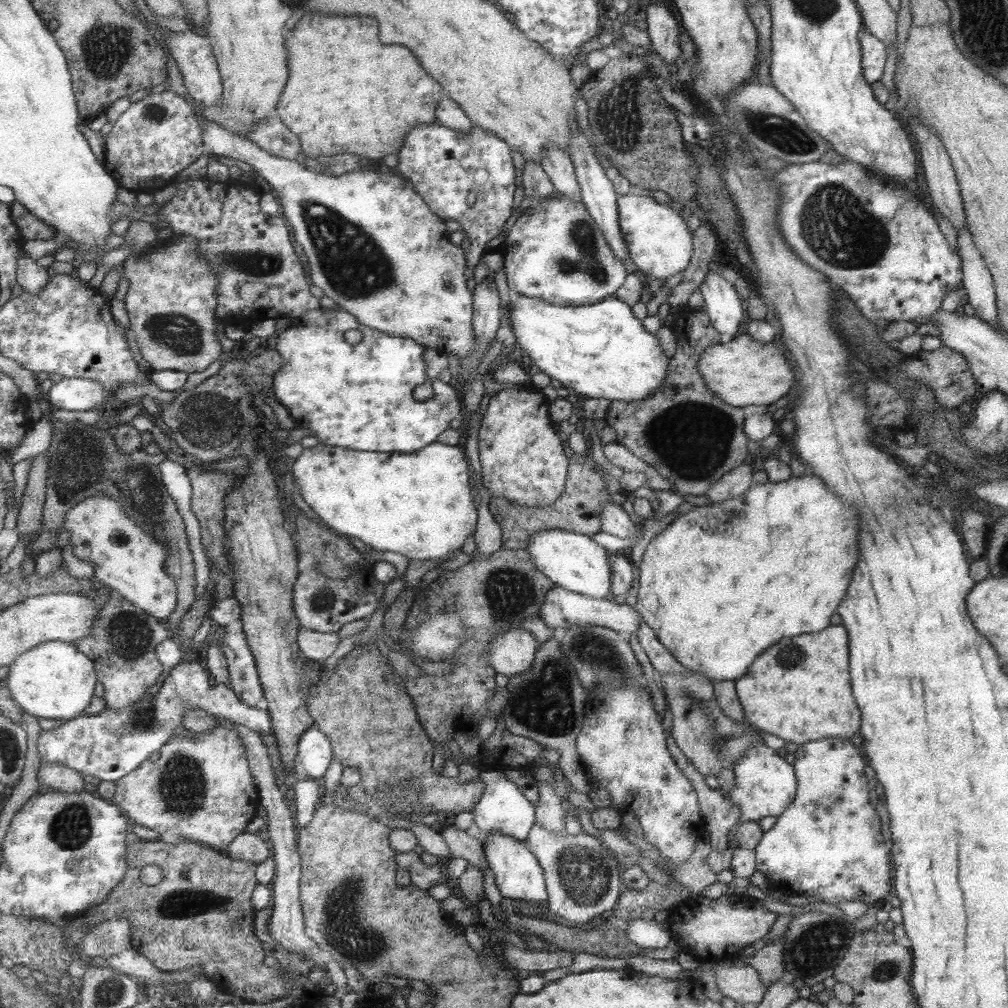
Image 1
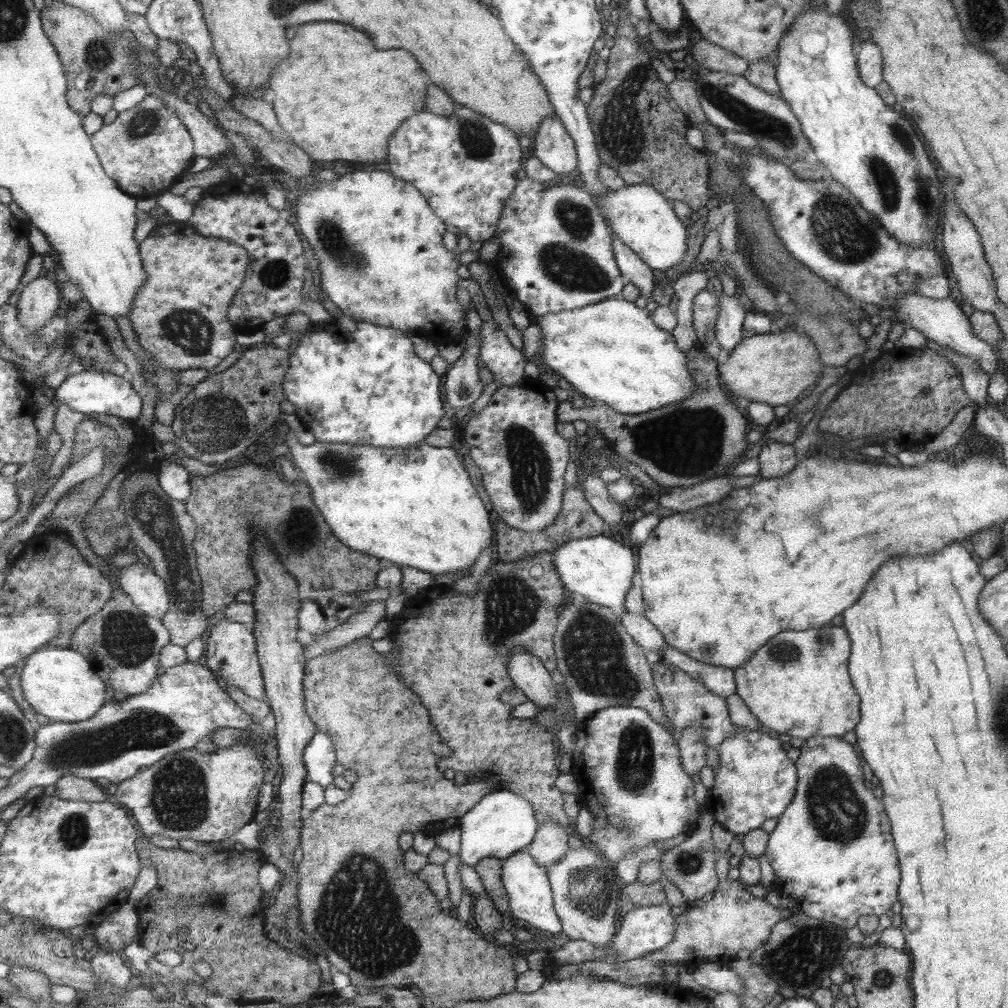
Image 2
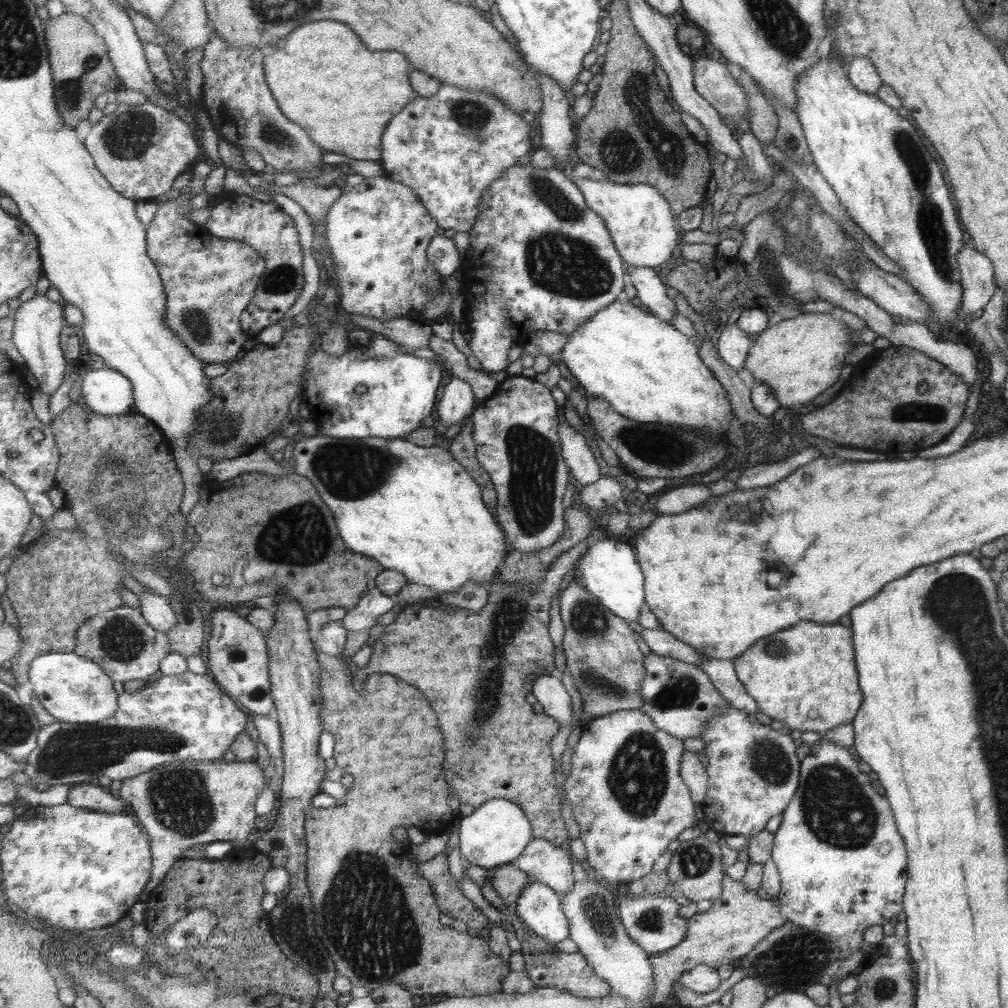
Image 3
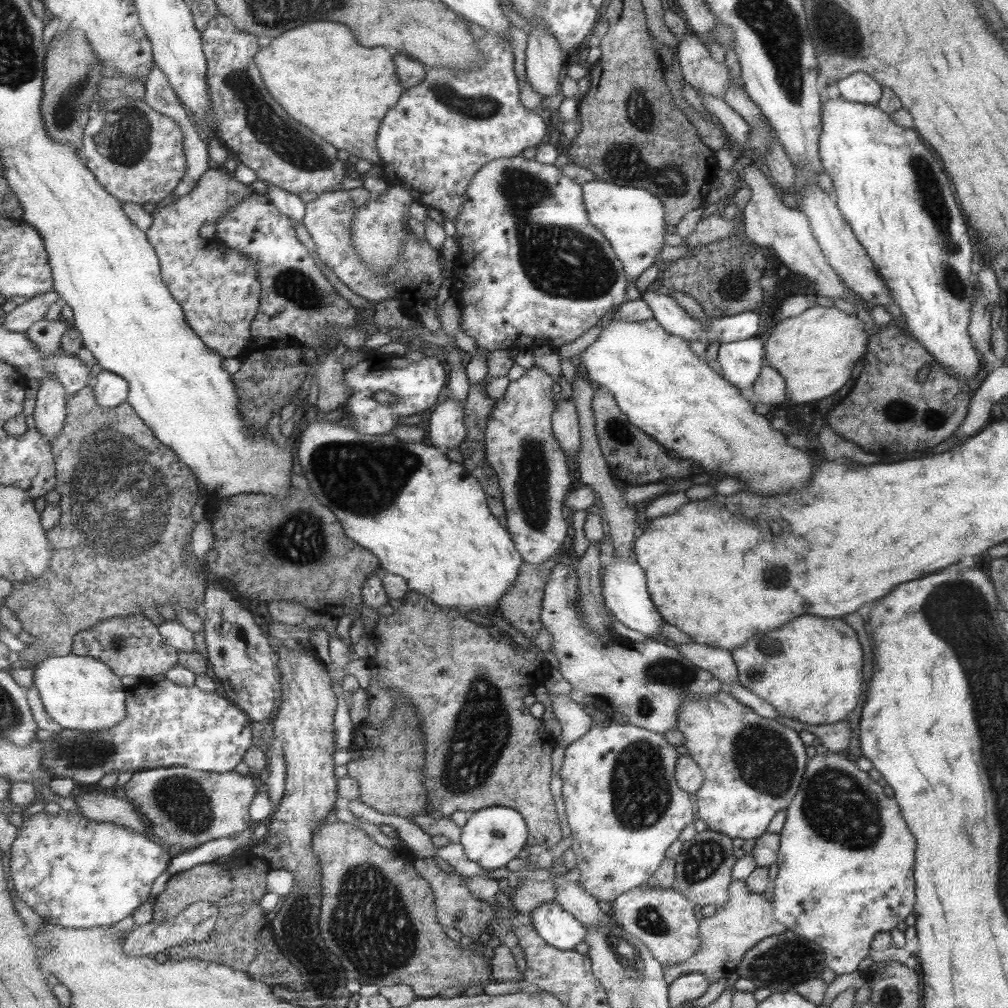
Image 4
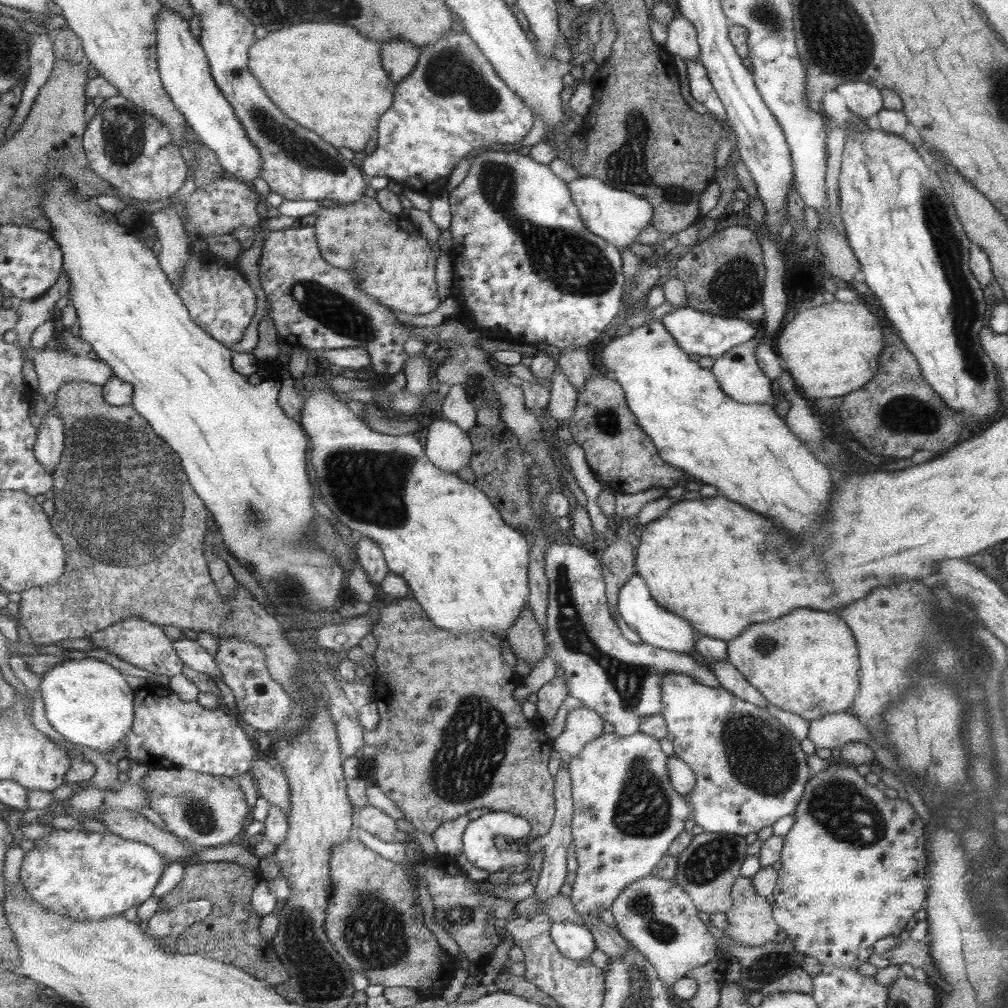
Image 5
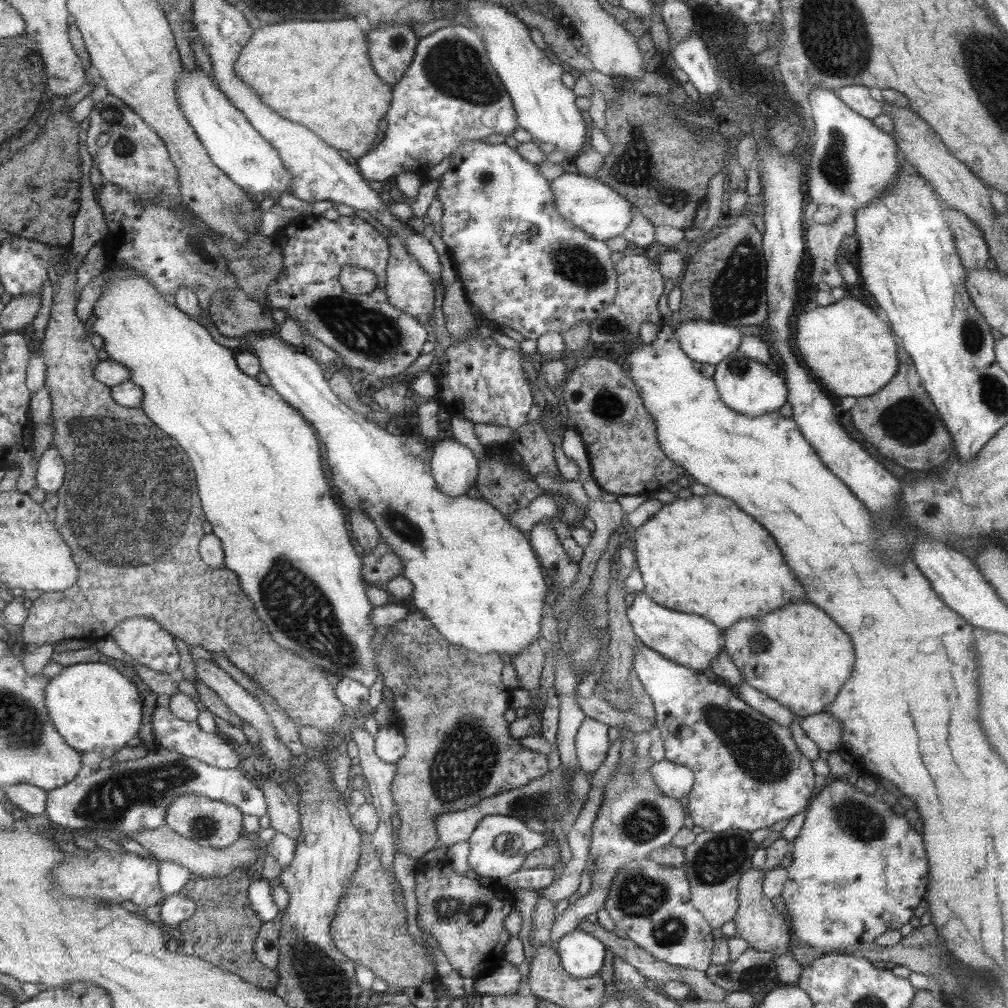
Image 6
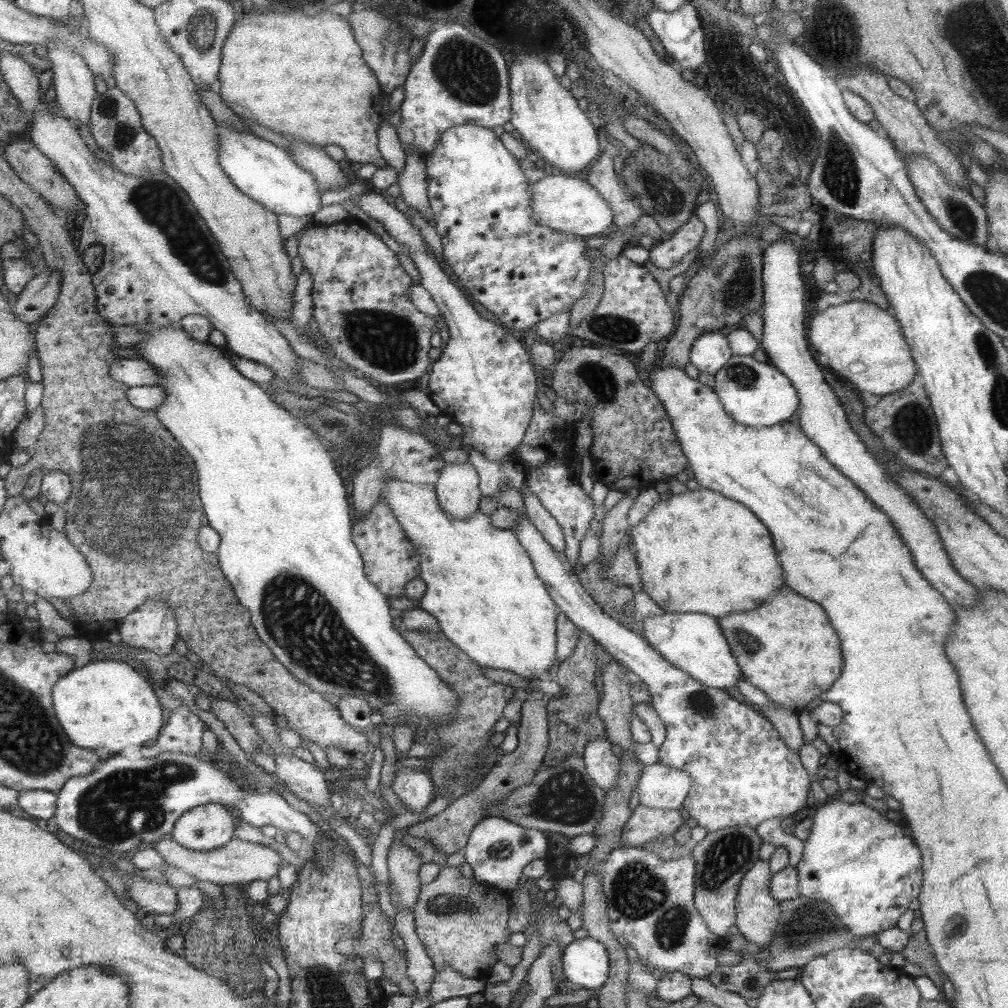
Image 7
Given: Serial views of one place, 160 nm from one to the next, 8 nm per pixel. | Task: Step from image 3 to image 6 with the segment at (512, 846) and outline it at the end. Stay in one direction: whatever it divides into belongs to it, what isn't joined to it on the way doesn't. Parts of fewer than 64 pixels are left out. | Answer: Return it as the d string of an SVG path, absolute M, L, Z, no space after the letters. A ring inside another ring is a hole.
M489 814L485 816L479 826L472 830L469 844L471 849L469 850L469 867L473 869L479 876L488 876L493 879L498 879L512 872L515 872L520 868L523 856L511 856L510 854L497 853L493 848L493 838L499 836L499 834L509 834L509 836L515 836L517 842L522 838L527 840L527 850L528 853L532 850L541 848L546 843L546 838L542 833L531 831L527 829L524 822L517 820L515 818L509 818L509 816L499 816L499 814Z

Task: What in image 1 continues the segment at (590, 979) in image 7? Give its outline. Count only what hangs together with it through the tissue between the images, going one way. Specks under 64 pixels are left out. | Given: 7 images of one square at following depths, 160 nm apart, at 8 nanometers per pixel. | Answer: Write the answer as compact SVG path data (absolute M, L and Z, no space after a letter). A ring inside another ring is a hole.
M495 831L486 838L483 845L488 869L493 873L494 883L502 897L533 902L537 906L546 902L548 894L542 867L538 865L530 849L525 847L524 841L515 840Z

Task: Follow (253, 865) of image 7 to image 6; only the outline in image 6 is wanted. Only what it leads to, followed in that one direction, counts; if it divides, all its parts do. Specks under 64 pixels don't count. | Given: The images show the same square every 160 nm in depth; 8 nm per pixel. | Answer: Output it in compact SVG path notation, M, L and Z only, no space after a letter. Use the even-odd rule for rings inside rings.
M161 825L158 829L139 829L131 838L151 852L158 860L181 863L191 870L193 876L218 877L232 873L233 869L253 866L257 862L253 842L244 835L233 846L226 849L218 849L212 846L201 846L198 842L175 832L169 825Z

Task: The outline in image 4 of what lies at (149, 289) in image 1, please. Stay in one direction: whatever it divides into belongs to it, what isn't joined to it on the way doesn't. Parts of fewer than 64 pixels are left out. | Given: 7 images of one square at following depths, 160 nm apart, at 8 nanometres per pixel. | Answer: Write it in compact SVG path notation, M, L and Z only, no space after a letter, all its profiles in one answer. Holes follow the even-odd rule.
M209 169L199 180L198 186L186 196L179 198L175 204L167 205L153 214L155 222L149 232L146 232L150 243L158 252L162 264L163 280L170 287L174 297L186 311L187 323L206 345L221 354L225 359L244 357L254 343L252 324L259 312L262 300L262 282L260 281L259 266L255 260L239 254L235 248L223 243L219 238L201 238L199 230L205 222L215 227L219 218L229 210L239 209L239 202L251 198L255 190L249 185L234 180L232 173L224 169Z

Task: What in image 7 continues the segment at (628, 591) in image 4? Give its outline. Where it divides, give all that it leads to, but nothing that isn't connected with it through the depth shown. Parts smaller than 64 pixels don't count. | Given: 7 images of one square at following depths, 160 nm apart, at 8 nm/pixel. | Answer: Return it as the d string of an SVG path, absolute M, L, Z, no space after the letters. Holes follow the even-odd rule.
M663 613L661 615L646 616L641 622L642 636L668 663L684 671L690 678L697 680L703 686L714 687L717 690L728 690L738 685L739 678L743 678L742 668L739 668L734 655L730 653L730 645L718 625L718 619L711 615L699 613Z

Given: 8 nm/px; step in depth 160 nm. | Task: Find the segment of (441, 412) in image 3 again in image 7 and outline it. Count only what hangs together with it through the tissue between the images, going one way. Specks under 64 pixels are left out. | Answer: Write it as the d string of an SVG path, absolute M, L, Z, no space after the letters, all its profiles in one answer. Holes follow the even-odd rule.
M469 460L447 463L436 482L436 491L441 506L458 519L476 513L483 495L478 470Z

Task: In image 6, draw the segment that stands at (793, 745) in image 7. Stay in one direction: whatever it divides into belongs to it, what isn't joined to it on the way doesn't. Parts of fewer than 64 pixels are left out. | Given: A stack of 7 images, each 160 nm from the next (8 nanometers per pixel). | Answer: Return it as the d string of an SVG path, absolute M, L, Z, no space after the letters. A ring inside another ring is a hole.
M744 681L734 684L734 686L735 690L739 691L739 698L743 700L743 703L753 707L759 714L765 715L767 718L779 723L779 726L787 727L787 730L789 730L790 722L793 719L799 719L797 716L789 713L787 708L778 704L775 700L771 700L763 692L751 688Z

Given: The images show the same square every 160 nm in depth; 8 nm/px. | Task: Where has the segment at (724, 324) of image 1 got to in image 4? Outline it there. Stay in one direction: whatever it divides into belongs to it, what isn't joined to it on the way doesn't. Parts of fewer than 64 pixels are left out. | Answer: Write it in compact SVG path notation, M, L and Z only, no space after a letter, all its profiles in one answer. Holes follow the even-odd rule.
M751 337L721 343L717 348L715 364L727 382L747 395L750 386L761 372L763 356L762 341L757 337Z

